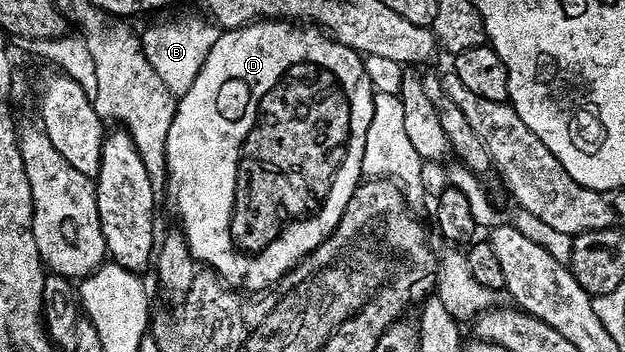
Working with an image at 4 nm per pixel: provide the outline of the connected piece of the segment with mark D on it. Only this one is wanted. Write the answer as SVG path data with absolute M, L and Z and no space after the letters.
M286 19L253 21L249 25L220 32L217 43L213 43L213 51L205 55L205 63L201 63L201 71L197 71L197 79L193 79L193 87L178 98L175 106L177 135L165 139L167 185L192 257L200 266L216 273L224 285L251 295L270 290L298 261L308 257L335 230L341 215L345 215L345 207L364 176L365 135L373 119L376 94L367 78L363 60L356 49L345 47L310 23L292 23Z

